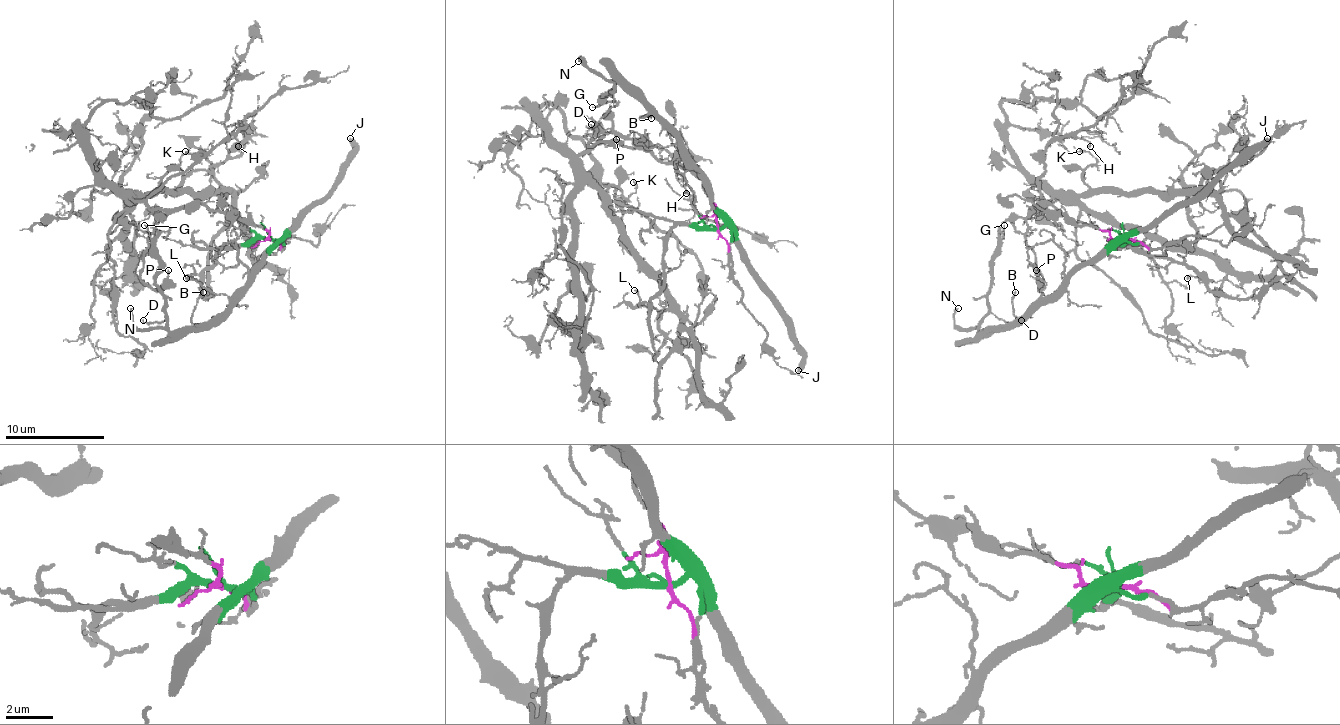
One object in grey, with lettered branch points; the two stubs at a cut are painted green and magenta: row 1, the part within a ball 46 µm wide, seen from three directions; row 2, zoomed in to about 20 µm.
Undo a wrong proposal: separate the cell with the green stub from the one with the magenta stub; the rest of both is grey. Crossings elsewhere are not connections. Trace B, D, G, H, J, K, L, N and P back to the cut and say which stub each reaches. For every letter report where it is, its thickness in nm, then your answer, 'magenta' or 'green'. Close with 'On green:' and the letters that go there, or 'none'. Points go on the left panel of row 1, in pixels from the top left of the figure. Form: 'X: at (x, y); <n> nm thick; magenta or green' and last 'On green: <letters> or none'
B: at (203, 292); 150 nm thick; green
D: at (143, 320); 130 nm thick; green
G: at (144, 225); 100 nm thick; green
H: at (238, 146); 120 nm thick; magenta
J: at (350, 138); 400 nm thick; green
K: at (185, 151); 140 nm thick; magenta
L: at (186, 278); 130 nm thick; green
N: at (130, 308); 130 nm thick; green
P: at (168, 270); 160 nm thick; magenta
On green: B, D, G, J, L, N

